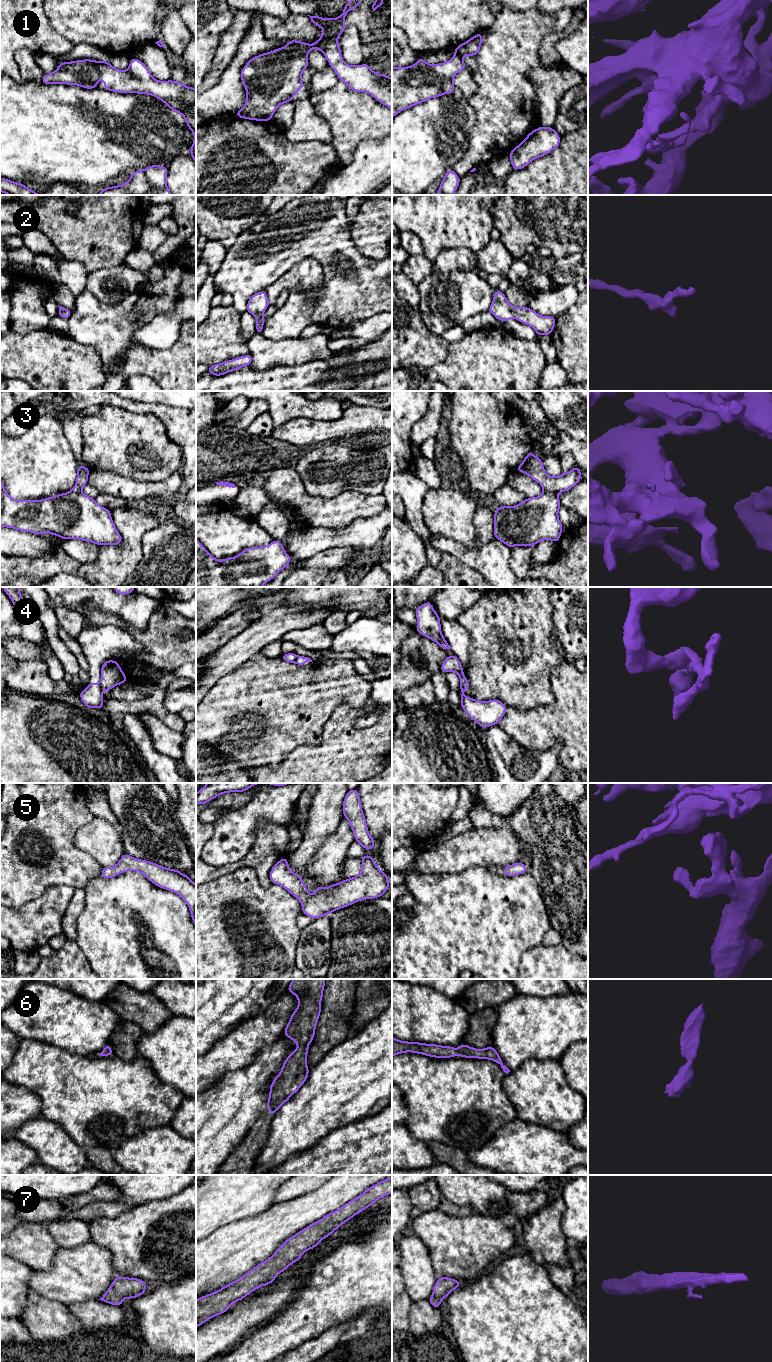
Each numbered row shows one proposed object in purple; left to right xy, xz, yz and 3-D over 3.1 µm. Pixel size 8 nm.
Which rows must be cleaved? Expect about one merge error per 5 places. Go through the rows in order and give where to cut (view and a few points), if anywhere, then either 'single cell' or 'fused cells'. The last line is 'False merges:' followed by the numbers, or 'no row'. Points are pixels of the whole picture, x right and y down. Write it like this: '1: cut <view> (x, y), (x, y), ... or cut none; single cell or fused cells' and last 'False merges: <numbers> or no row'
1: cut none; single cell
2: cut none; single cell
3: cut none; single cell
4: cut xy (99, 684), (101, 691); fused cells
5: cut none; single cell
6: cut none; single cell
7: cut none; single cell
False merges: 4

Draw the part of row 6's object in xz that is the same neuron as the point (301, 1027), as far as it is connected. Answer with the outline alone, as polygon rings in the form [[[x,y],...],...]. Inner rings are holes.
[[[293,979],[288,986],[287,991],[298,998],[298,1006],[290,1017],[284,1036],[292,1039],[299,1047],[284,1060],[280,1073],[269,1087],[266,1112],[272,1115],[308,1078],[308,1046],[315,1037],[324,987],[325,979]]]

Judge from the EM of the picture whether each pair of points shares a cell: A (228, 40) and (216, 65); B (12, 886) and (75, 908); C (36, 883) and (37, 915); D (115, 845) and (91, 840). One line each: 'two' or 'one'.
A: one
B: two
C: two
D: one

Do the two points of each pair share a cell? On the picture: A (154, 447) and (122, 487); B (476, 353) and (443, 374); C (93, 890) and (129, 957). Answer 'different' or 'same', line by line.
A: different
B: same
C: same

